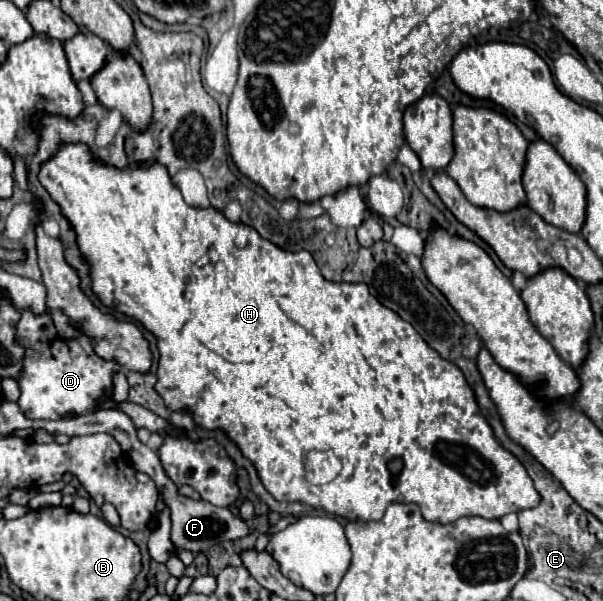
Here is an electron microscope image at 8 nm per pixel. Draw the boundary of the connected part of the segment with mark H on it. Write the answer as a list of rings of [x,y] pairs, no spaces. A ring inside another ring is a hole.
[[[62,143],[62,145],[58,147],[56,155],[50,157],[48,161],[44,161],[44,163],[40,165],[38,179],[40,179],[42,187],[50,193],[50,197],[60,205],[62,215],[70,221],[70,225],[72,225],[72,229],[74,229],[74,233],[76,233],[78,249],[80,249],[82,257],[86,257],[86,263],[90,265],[90,281],[92,281],[92,291],[96,293],[96,297],[102,301],[102,305],[114,307],[116,311],[120,311],[120,313],[124,313],[124,315],[128,315],[128,317],[140,321],[140,323],[156,337],[156,347],[158,347],[158,351],[160,351],[160,361],[158,361],[158,371],[156,371],[158,381],[156,381],[156,387],[154,387],[154,389],[156,389],[158,395],[164,399],[164,405],[166,405],[170,411],[190,411],[190,413],[194,415],[196,425],[202,427],[202,429],[208,429],[208,431],[222,429],[222,431],[226,433],[226,437],[228,437],[230,441],[234,441],[234,443],[240,447],[242,455],[254,463],[262,485],[266,487],[266,491],[268,491],[274,499],[278,499],[278,501],[298,501],[298,503],[304,503],[304,505],[310,505],[310,507],[324,509],[326,513],[344,517],[344,519],[348,519],[348,521],[380,521],[380,519],[384,517],[384,511],[386,511],[388,505],[392,505],[392,503],[414,503],[414,505],[420,507],[422,517],[424,517],[426,521],[434,521],[434,523],[454,523],[456,519],[466,517],[466,515],[478,515],[478,517],[484,517],[484,519],[500,519],[500,517],[504,517],[504,515],[508,515],[508,513],[518,513],[518,511],[522,511],[522,509],[532,509],[532,507],[536,507],[536,505],[540,503],[538,491],[534,489],[534,481],[532,481],[530,475],[526,473],[524,465],[522,465],[510,451],[506,451],[506,449],[498,443],[498,439],[494,437],[494,431],[492,431],[492,427],[488,425],[488,421],[484,419],[484,415],[480,413],[480,407],[478,407],[478,403],[476,403],[474,391],[472,391],[472,387],[468,385],[468,381],[464,379],[464,373],[462,373],[454,363],[442,359],[434,349],[430,349],[430,347],[426,345],[426,341],[420,337],[420,333],[418,333],[408,321],[400,319],[398,313],[394,313],[392,309],[384,307],[374,295],[370,295],[366,283],[344,283],[344,281],[342,281],[342,283],[332,283],[332,281],[326,281],[326,279],[322,277],[322,273],[320,273],[320,269],[318,269],[318,265],[316,265],[316,261],[312,259],[312,255],[310,255],[308,251],[298,251],[298,253],[284,251],[284,249],[280,249],[278,245],[270,243],[268,239],[260,237],[258,231],[256,231],[254,227],[248,227],[248,225],[244,225],[244,223],[232,223],[232,221],[228,221],[228,219],[226,219],[218,209],[214,209],[214,207],[190,207],[190,205],[184,201],[180,189],[172,183],[172,177],[168,175],[168,169],[166,169],[164,165],[160,165],[160,163],[152,163],[152,165],[138,165],[138,163],[136,163],[136,165],[128,165],[126,169],[116,169],[116,167],[110,167],[110,165],[106,165],[104,161],[96,159],[96,157],[92,155],[90,147],[84,145],[84,143],[70,143],[70,145]],[[326,449],[332,449],[334,455],[342,461],[342,471],[338,473],[338,477],[336,477],[334,481],[330,481],[330,483],[326,483],[326,485],[312,485],[312,483],[308,483],[308,479],[306,479],[306,463],[304,463],[304,461],[306,461],[306,453],[308,453],[308,451],[326,451]],[[396,457],[402,457],[402,459],[404,459],[404,469],[402,469],[402,473],[400,473],[398,485],[394,487],[394,485],[392,485],[392,475],[390,475],[390,471],[388,471],[388,463],[390,463],[392,459],[396,459]]]

